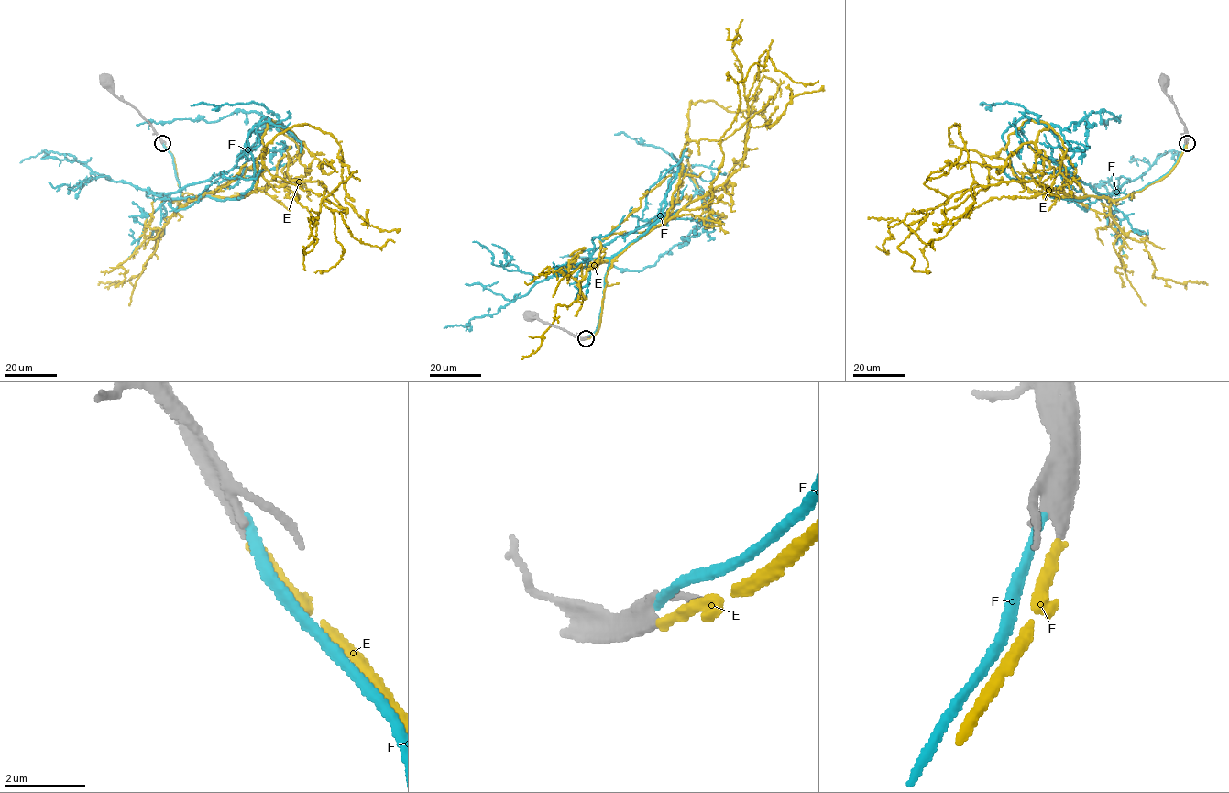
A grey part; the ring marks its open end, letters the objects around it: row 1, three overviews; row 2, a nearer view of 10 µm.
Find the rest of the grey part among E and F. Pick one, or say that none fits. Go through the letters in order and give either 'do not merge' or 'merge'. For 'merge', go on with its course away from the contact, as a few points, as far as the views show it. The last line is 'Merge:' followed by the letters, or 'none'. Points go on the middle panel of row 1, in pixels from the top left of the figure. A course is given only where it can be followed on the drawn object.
E: merge; it runs (586, 338), (611, 261), (667, 216), (684, 148), (725, 217), (707, 207), (740, 104), (729, 77)
F: do not merge
Merge: E

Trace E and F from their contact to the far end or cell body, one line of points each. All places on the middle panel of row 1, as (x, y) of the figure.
E: (586, 338), (611, 261), (667, 216), (684, 148), (725, 217), (707, 207), (740, 104), (729, 77)
F: (586, 337), (597, 329), (609, 265), (589, 257), (654, 217), (682, 167), (710, 214), (641, 270), (560, 257)

